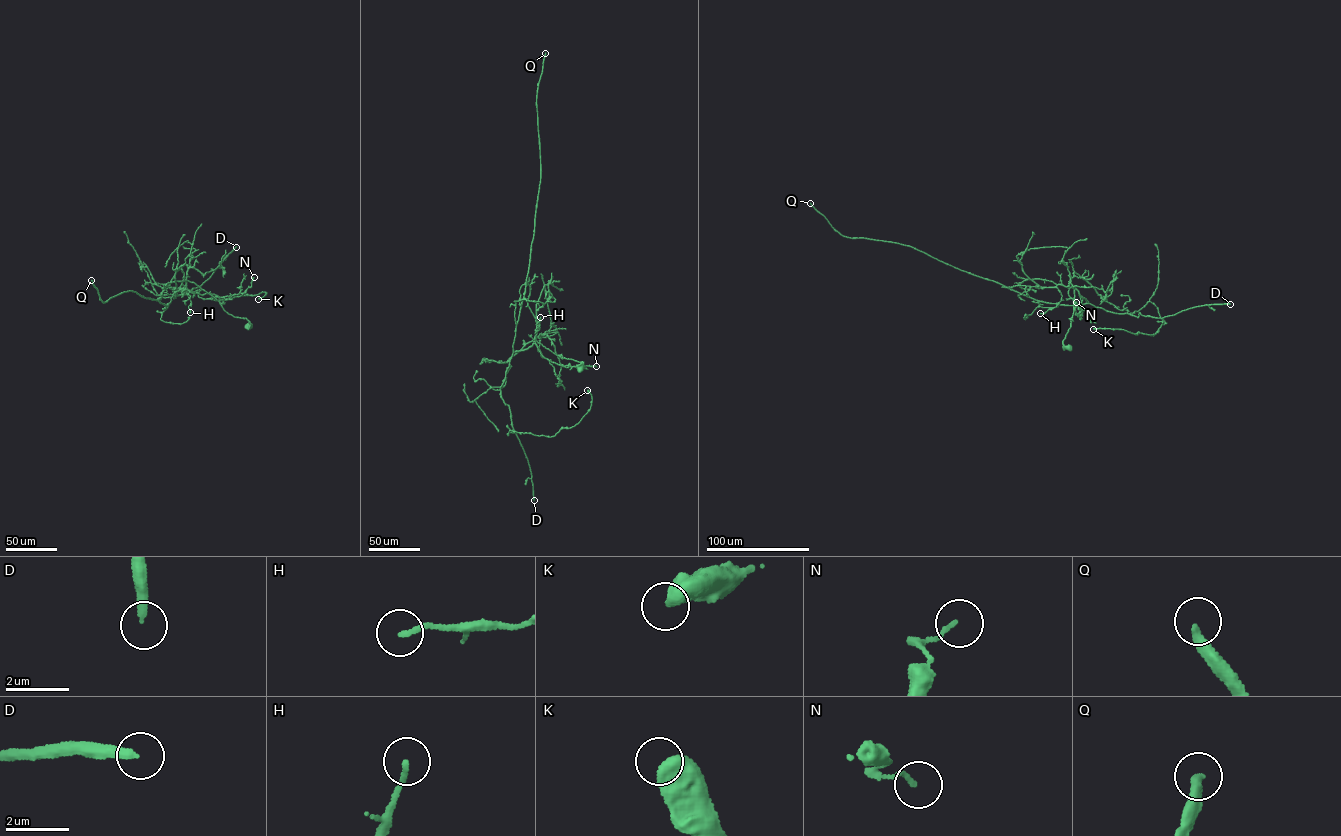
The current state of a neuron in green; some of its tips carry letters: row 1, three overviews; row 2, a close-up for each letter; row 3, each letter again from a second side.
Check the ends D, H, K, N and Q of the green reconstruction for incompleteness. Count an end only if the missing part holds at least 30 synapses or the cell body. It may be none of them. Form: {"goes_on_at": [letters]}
{"goes_on_at": ["D", "Q"]}

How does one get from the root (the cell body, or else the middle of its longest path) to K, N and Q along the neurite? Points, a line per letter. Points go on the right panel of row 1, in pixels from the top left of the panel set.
K: (1069, 347), (1063, 343), (1073, 312), (1073, 288), (1089, 303), (1106, 311), (1163, 319), (1153, 335), (1093, 329)
N: (1069, 347), (1063, 343), (1073, 312), (1071, 287), (1068, 295), (1082, 308), (1081, 316), (1074, 310), (1076, 302)
Q: (1069, 347), (1063, 343), (1074, 288), (1088, 303), (1036, 300), (910, 246), (843, 236), (810, 203)

